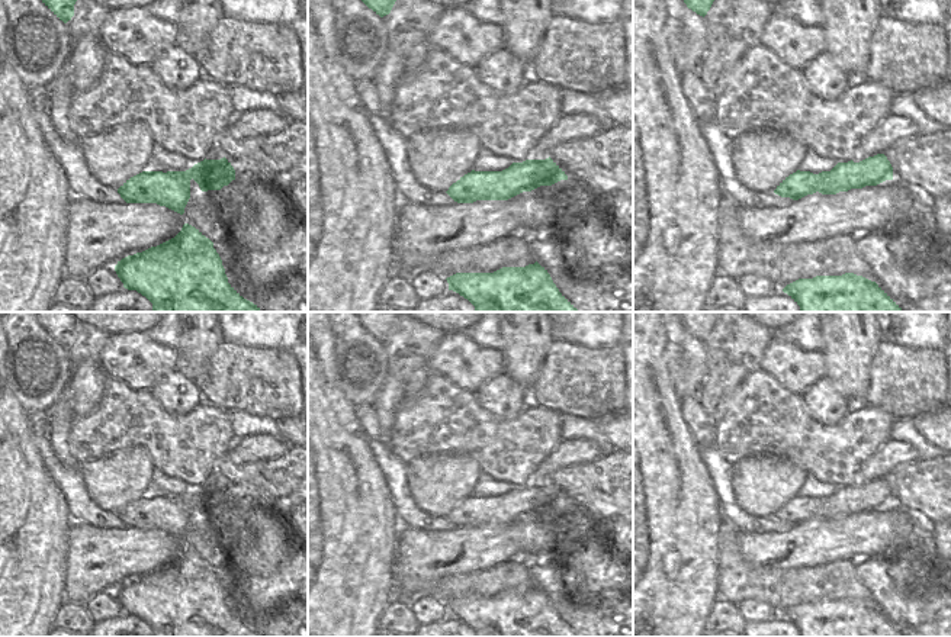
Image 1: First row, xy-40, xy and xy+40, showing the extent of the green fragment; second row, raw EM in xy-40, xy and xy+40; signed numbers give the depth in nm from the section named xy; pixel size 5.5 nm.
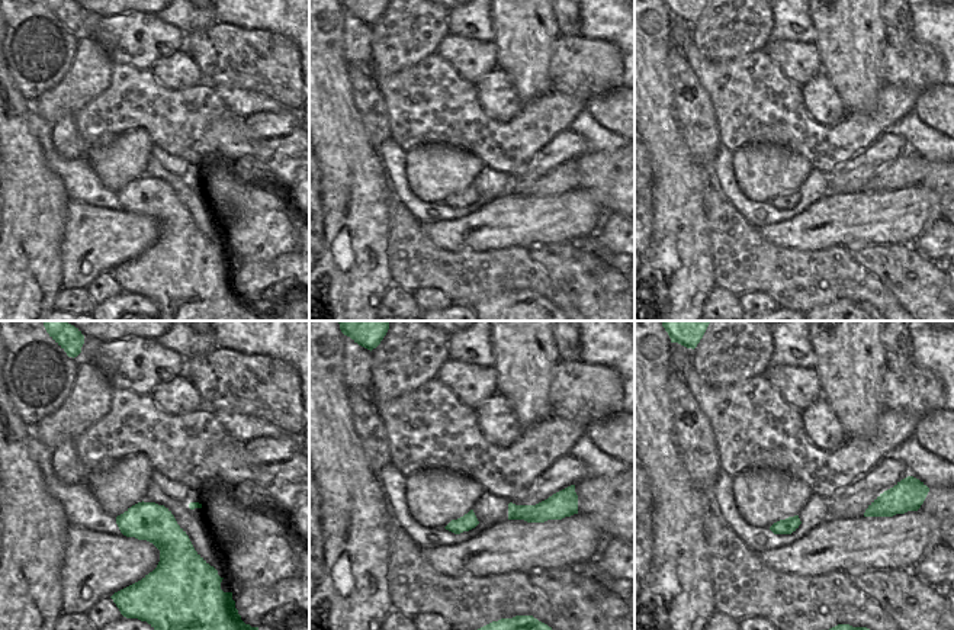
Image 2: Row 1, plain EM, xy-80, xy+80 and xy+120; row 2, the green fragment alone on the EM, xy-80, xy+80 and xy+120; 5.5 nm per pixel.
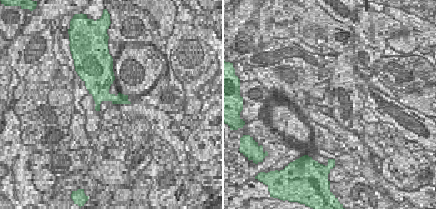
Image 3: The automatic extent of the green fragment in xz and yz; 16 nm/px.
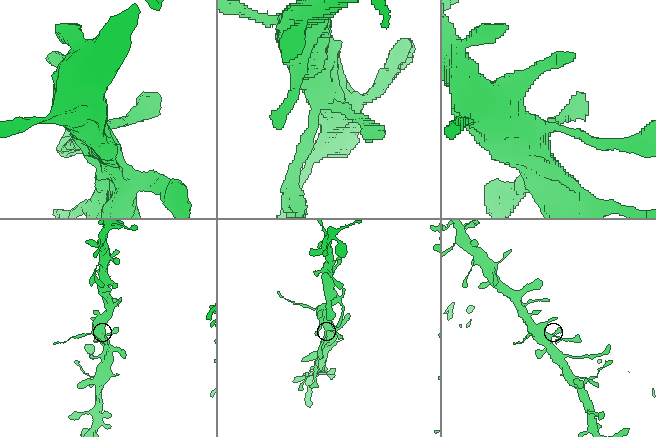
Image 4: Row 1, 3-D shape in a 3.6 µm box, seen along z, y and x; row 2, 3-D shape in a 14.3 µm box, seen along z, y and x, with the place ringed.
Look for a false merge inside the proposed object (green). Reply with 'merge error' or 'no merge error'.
no merge error

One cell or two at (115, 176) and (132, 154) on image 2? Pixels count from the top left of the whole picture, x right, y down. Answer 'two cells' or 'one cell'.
one cell

